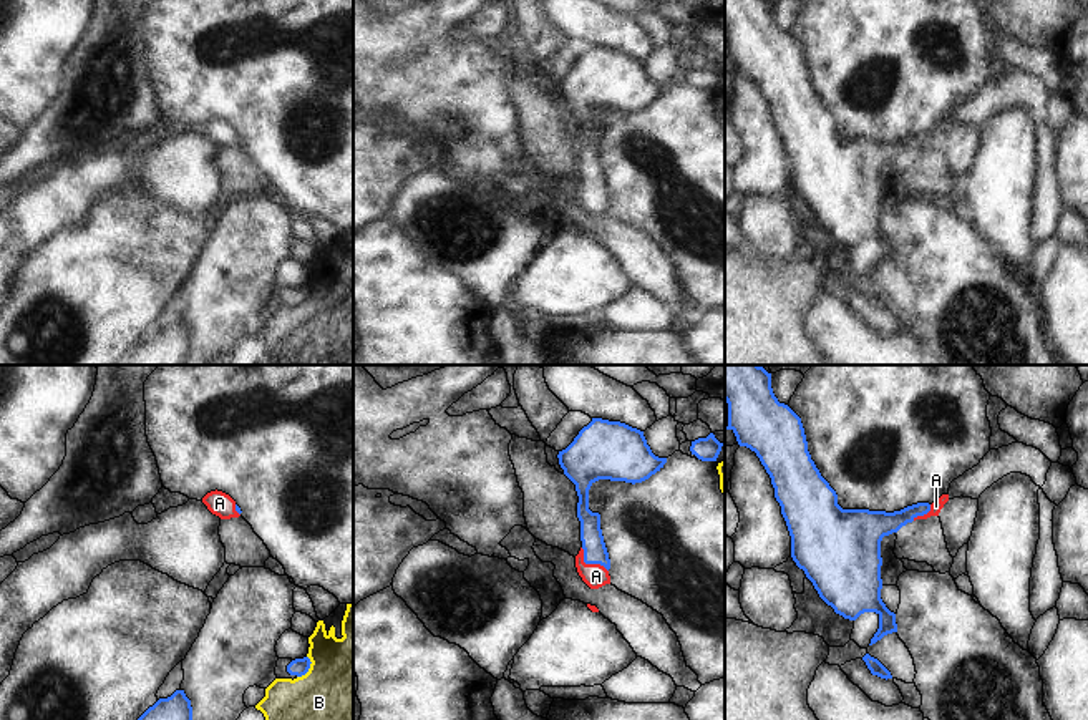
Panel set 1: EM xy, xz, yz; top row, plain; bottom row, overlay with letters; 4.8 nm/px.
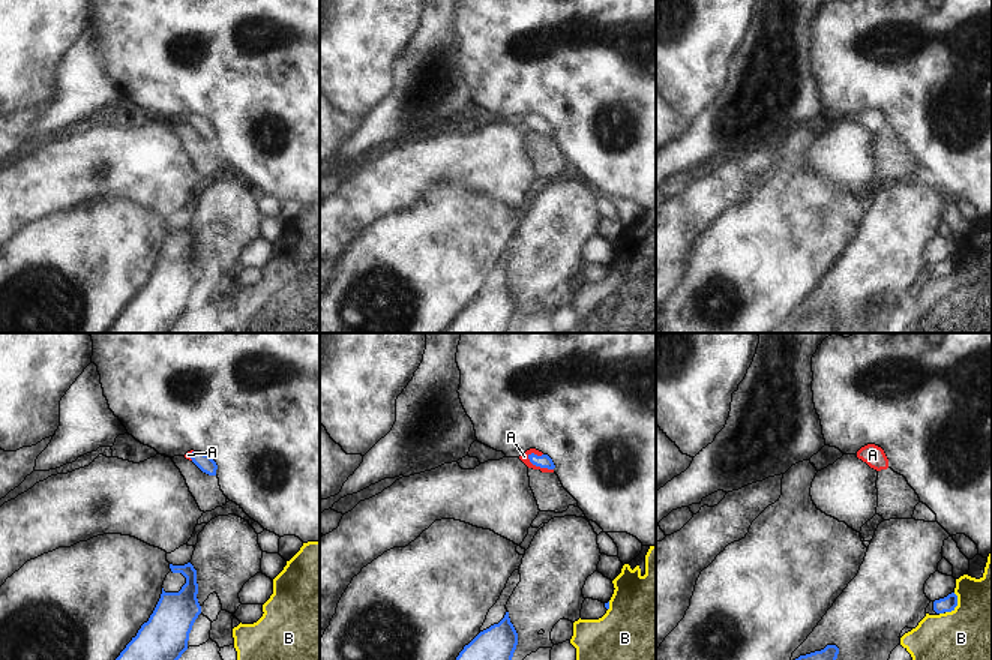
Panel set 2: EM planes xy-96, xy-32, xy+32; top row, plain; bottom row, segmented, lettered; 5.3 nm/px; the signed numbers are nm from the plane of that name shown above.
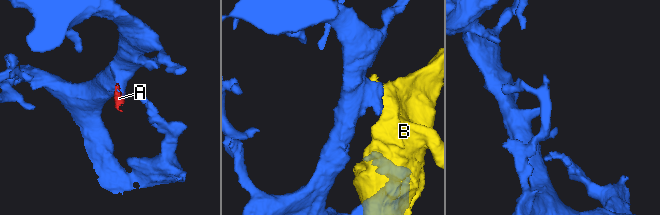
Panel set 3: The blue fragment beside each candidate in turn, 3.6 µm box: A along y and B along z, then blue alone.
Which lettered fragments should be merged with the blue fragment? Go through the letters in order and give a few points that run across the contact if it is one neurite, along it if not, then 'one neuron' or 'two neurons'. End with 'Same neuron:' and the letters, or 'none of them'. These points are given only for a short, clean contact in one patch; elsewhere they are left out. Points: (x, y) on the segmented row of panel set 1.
A: line xz (594, 548), (589, 563), (596, 576); one neuron
B: two neurons
Same neuron: A

